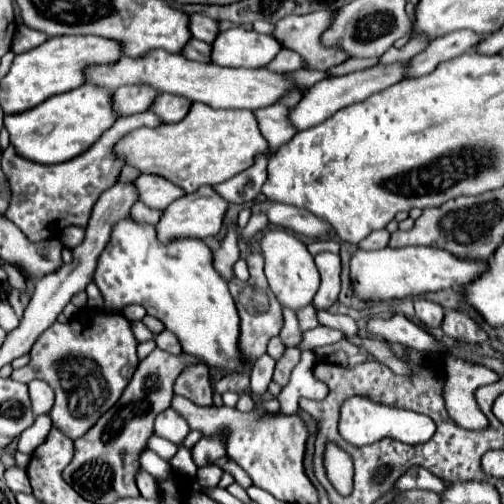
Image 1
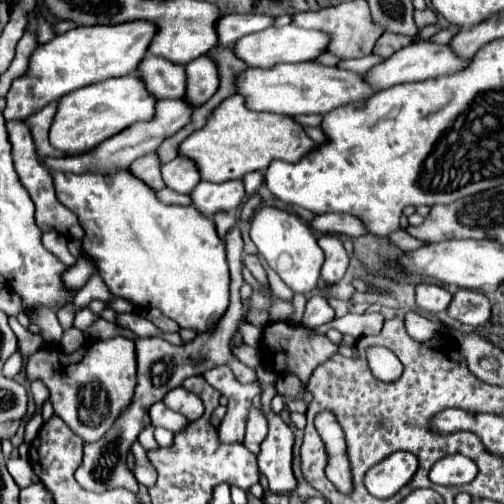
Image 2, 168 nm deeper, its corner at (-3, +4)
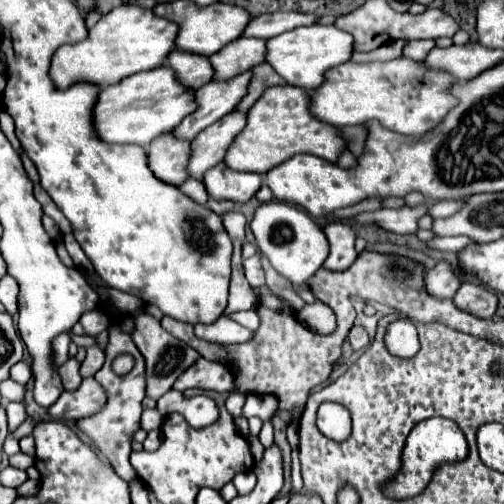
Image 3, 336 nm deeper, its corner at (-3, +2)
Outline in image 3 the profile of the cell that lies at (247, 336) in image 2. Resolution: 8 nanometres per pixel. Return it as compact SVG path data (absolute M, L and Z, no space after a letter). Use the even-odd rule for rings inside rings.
M220 317L218 321L210 323L210 325L196 325L194 333L198 339L210 341L210 343L246 343L254 337L254 333L246 327L242 327L240 323L228 319L228 317Z

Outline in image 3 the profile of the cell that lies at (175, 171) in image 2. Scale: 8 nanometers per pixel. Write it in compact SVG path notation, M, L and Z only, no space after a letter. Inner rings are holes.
M228 113L192 141L192 151L188 159L188 175L190 179L202 181L204 173L212 167L216 167L232 143L232 137L240 133L244 127L244 113Z

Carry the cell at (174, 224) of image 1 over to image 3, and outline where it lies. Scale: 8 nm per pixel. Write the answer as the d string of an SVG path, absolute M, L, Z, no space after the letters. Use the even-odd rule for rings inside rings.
M224 163L212 167L204 175L206 191L216 201L234 201L238 205L246 203L260 189L258 173L232 173Z

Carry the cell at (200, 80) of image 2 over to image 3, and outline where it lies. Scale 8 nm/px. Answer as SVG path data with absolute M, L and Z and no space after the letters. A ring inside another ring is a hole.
M240 37L230 45L224 45L218 53L210 55L210 65L214 69L214 81L228 81L244 71L248 65L264 63L264 45L266 41L260 39L246 39Z

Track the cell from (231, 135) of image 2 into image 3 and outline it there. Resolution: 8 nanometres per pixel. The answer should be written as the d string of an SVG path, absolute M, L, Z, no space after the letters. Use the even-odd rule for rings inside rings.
M268 87L246 113L246 127L230 143L224 163L232 171L266 173L298 153L310 153L336 163L344 141L336 127L322 123L308 113L308 95L300 87Z

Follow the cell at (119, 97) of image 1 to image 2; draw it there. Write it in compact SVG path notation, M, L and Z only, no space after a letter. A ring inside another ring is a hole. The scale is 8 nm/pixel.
M146 55L138 67L138 75L158 99L180 99L186 95L184 65L168 63L168 59L156 55Z

